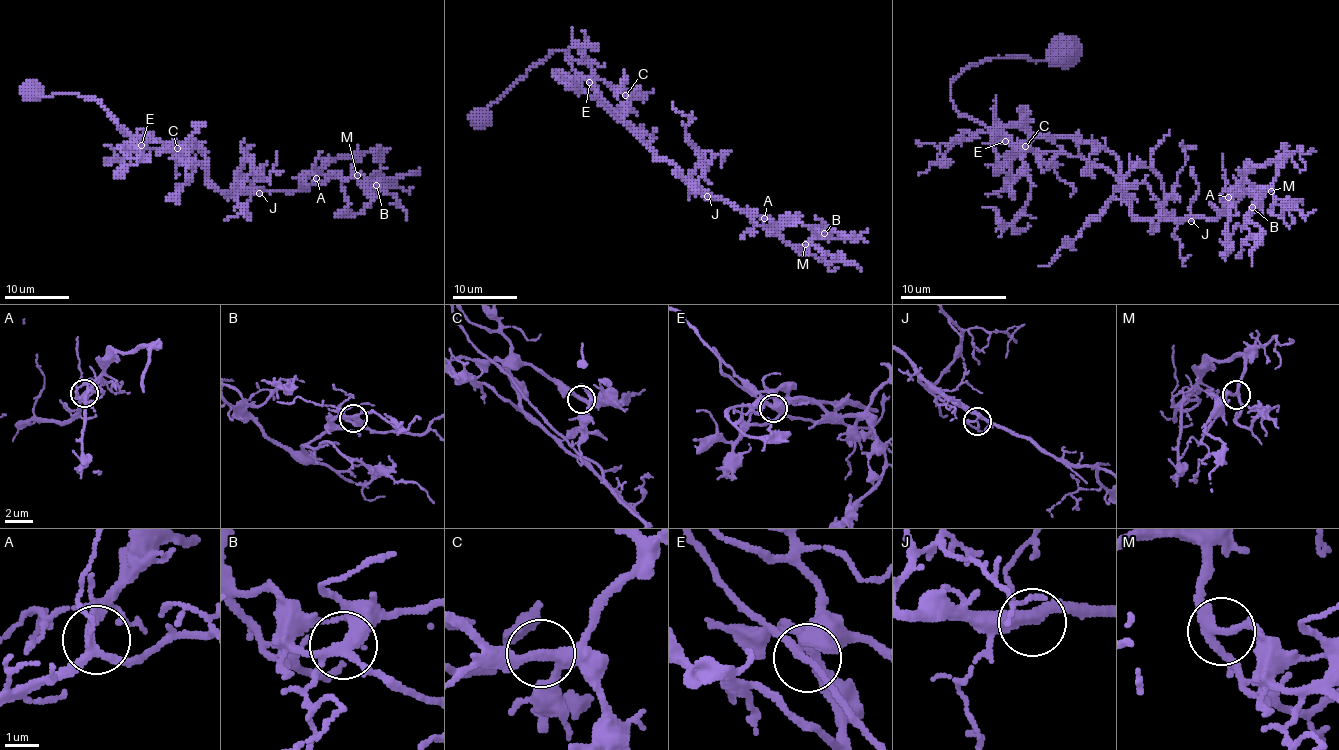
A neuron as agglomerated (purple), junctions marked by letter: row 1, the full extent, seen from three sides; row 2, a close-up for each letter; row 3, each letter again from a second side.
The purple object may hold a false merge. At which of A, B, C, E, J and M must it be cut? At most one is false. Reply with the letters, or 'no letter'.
no letter

